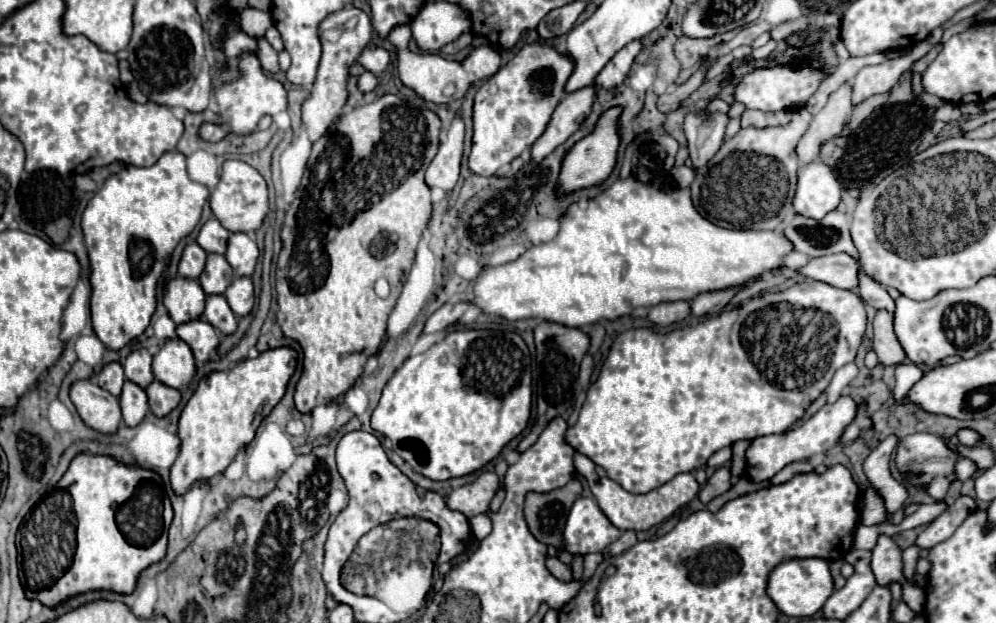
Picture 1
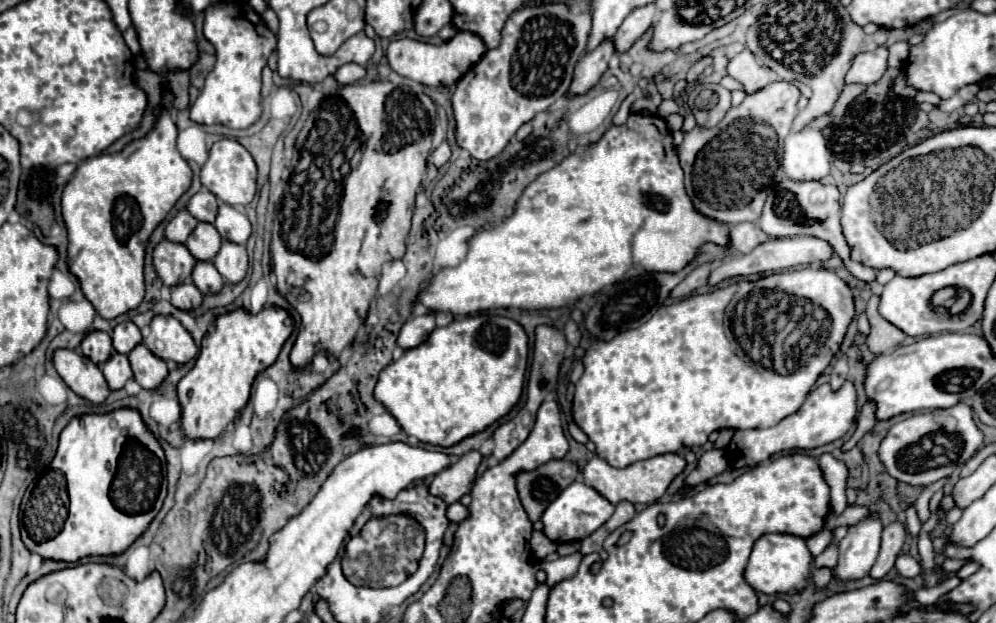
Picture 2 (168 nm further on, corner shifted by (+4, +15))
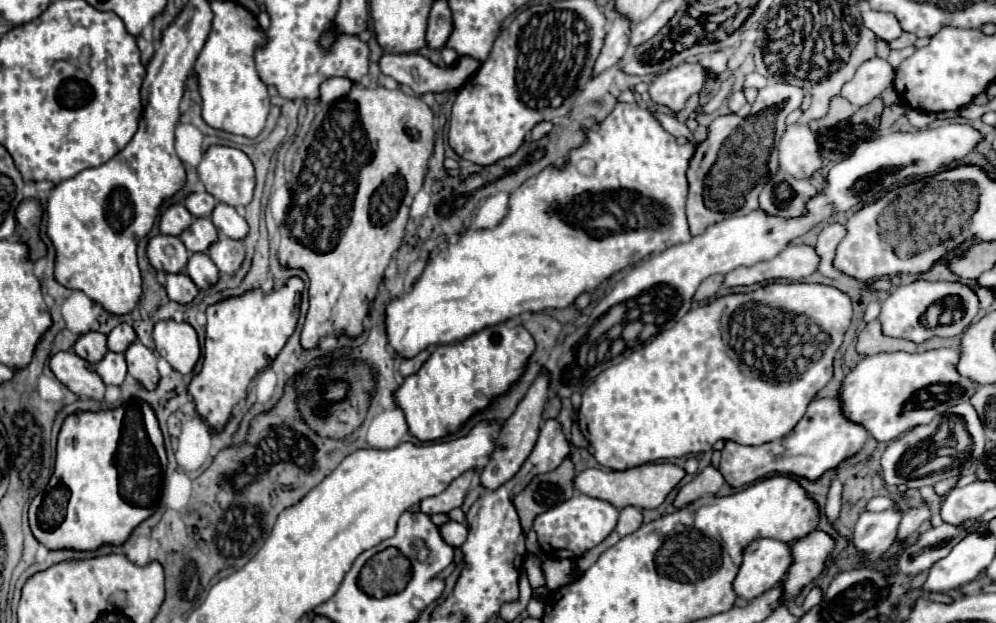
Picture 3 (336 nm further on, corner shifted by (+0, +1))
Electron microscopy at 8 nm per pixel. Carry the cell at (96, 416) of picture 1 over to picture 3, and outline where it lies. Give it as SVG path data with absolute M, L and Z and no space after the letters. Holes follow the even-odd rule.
M73 350L67 352L57 352L51 362L49 368L53 370L55 378L67 386L73 394L83 396L83 398L91 398L91 400L103 400L105 396L105 384L101 380L101 376L97 374L95 366L89 364L87 360L79 358Z

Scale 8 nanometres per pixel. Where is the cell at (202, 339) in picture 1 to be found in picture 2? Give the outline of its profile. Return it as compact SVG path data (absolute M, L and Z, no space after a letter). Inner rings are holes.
M183 282L177 286L171 286L171 304L181 310L193 310L199 308L203 300L203 294L193 282Z

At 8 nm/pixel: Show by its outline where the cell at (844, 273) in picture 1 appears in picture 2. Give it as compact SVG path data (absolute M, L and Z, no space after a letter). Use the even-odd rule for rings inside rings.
M793 236L793 238L775 238L759 244L753 252L745 256L733 256L729 260L713 264L709 284L715 286L727 278L733 276L749 276L749 274L765 274L765 272L775 272L775 270L787 270L793 266L803 266L803 264L823 264L829 256L833 254L833 248L829 242L813 236Z

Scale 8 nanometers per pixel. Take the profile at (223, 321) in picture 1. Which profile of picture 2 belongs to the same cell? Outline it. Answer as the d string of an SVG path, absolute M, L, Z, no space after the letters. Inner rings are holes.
M197 260L195 266L193 266L191 280L193 280L193 284L197 284L197 288L203 294L215 294L215 292L219 292L223 288L223 278L221 278L221 274L217 272L217 268L211 262Z

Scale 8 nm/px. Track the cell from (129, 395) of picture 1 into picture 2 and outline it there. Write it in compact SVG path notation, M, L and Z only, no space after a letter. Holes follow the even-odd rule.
M111 352L109 360L101 364L101 370L103 370L103 376L105 376L111 390L123 388L123 384L133 376L127 356L119 354L119 352Z

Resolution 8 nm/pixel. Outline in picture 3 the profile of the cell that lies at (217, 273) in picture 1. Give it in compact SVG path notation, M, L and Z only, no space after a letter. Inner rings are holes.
M197 218L193 226L181 234L181 240L189 252L207 252L217 238L217 230L209 218Z

